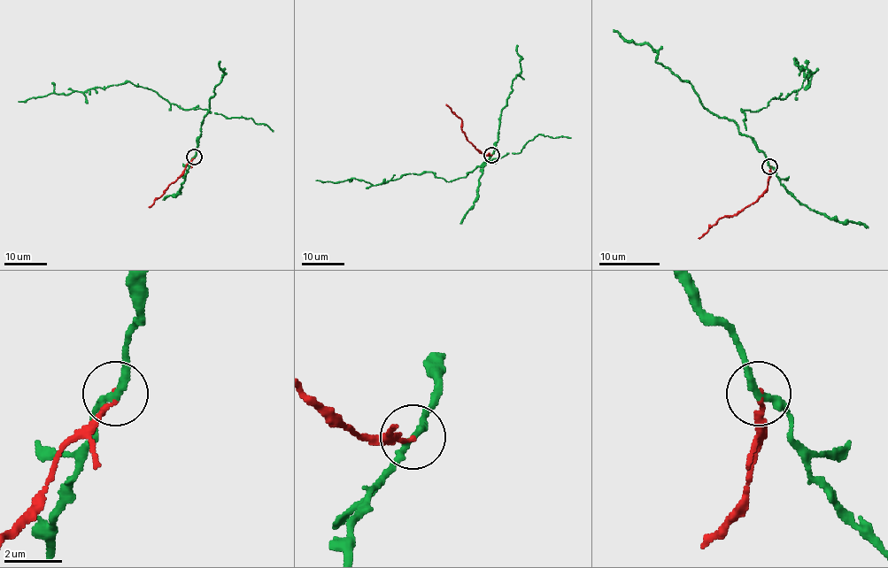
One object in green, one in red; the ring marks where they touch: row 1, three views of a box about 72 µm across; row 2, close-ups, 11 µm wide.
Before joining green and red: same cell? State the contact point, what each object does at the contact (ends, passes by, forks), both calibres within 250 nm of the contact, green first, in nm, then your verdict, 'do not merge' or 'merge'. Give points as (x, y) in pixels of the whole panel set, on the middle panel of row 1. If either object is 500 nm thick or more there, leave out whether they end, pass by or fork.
at (491, 155); green passes by; red ends there; 240 nm thick on the green side, 160 nm on the other; do not merge

